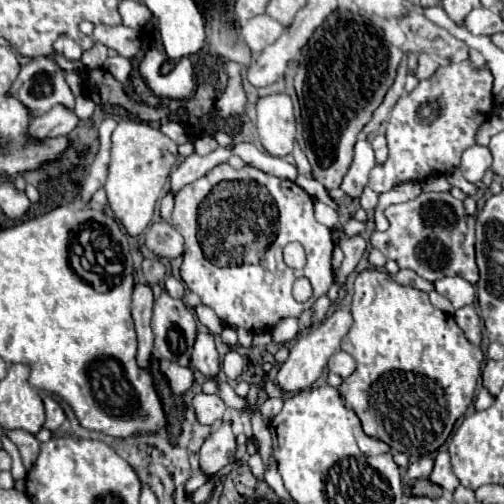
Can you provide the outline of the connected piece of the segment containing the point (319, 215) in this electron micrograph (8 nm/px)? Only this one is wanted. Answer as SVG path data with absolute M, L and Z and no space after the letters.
M321 202L315 204L315 218L317 218L321 224L329 226L329 228L333 228L333 226L339 224L339 216L337 216L337 212L335 212L333 208L321 204Z

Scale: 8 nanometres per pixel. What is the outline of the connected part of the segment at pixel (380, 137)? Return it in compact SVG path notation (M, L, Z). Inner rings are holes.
M377 134L373 138L373 150L375 150L375 158L377 158L379 164L383 160L387 160L387 140L385 140L385 134Z

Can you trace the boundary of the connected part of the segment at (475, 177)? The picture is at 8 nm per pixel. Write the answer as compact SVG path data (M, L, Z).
M471 146L463 152L461 156L461 164L459 164L459 170L463 172L463 176L469 180L469 182L479 182L485 174L487 168L491 168L491 150L487 146Z

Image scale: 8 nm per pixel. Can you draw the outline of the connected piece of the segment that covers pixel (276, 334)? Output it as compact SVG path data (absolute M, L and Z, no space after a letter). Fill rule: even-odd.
M283 318L271 328L271 336L279 344L291 342L299 334L299 320L297 318Z

